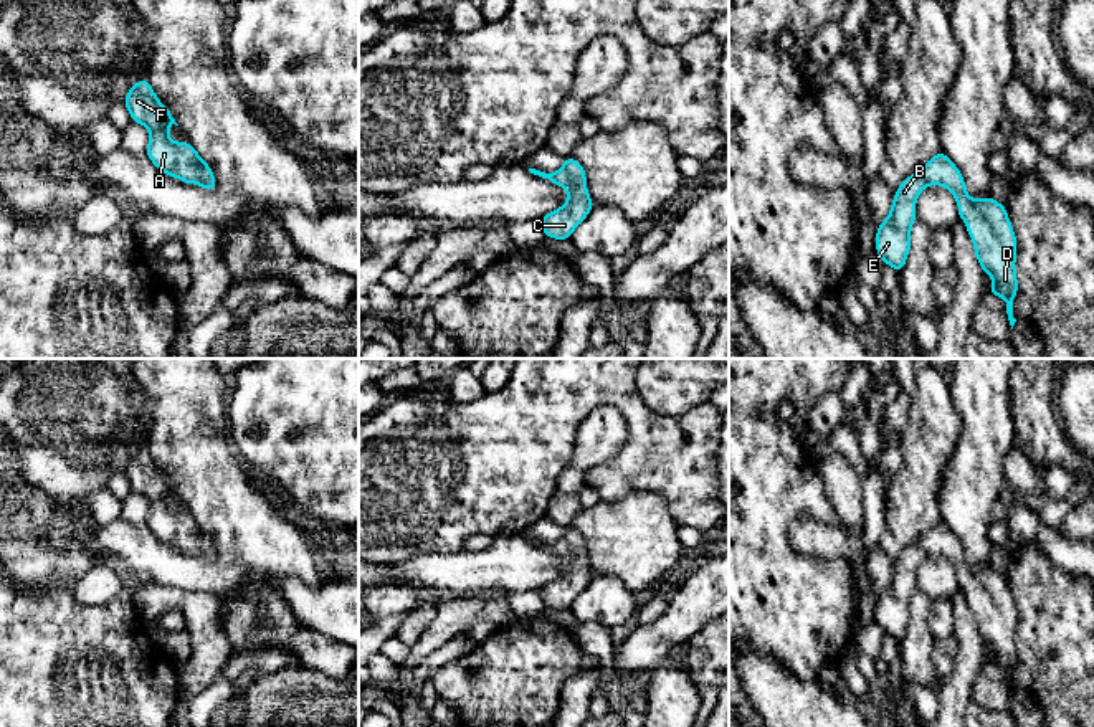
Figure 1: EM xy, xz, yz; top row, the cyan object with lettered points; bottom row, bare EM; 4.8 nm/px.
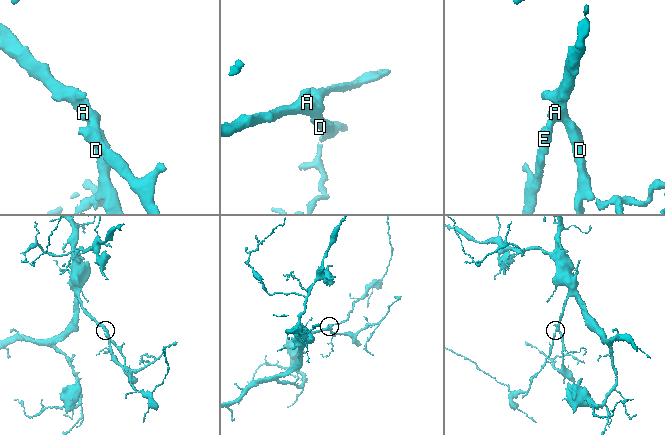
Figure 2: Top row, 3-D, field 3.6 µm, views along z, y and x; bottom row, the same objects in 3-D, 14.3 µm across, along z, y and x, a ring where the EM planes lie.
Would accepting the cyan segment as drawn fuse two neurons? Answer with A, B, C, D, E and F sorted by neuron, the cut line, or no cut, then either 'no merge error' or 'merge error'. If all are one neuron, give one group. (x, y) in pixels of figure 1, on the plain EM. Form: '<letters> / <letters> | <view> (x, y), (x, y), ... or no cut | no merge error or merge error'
A B C D E F | no cut | no merge error

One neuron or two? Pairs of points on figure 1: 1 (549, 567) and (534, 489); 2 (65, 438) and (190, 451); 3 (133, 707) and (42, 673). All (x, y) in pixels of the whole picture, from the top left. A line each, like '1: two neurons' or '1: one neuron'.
1: two neurons
2: two neurons
3: one neuron

